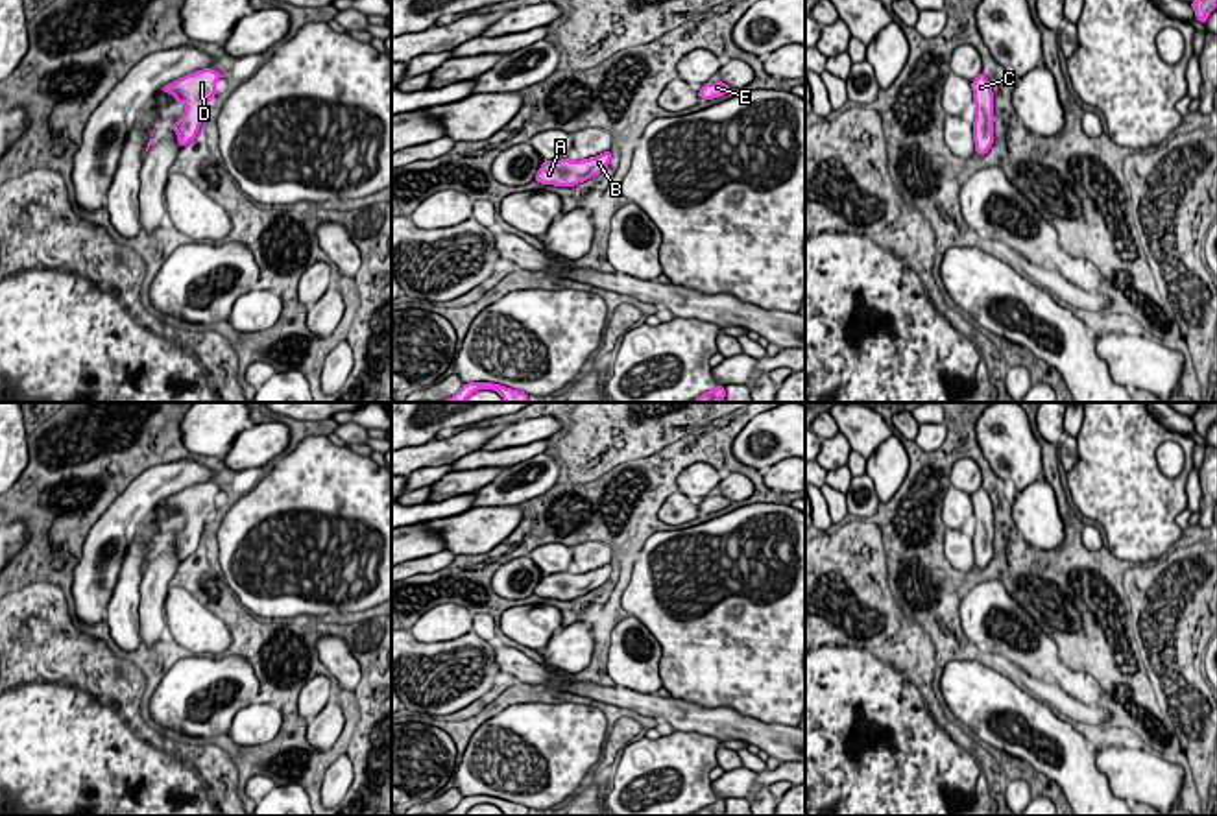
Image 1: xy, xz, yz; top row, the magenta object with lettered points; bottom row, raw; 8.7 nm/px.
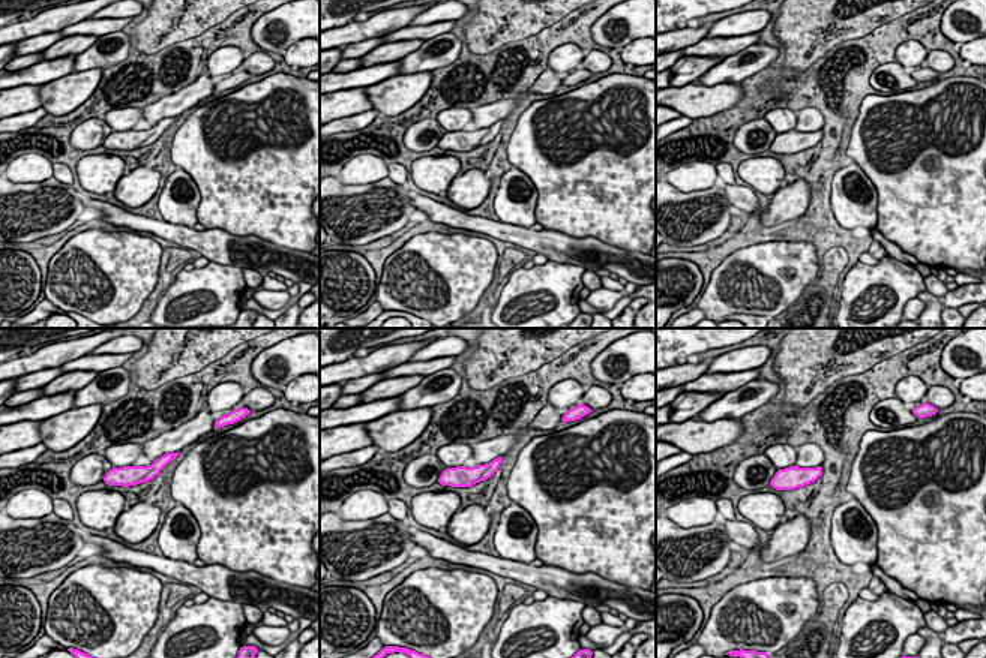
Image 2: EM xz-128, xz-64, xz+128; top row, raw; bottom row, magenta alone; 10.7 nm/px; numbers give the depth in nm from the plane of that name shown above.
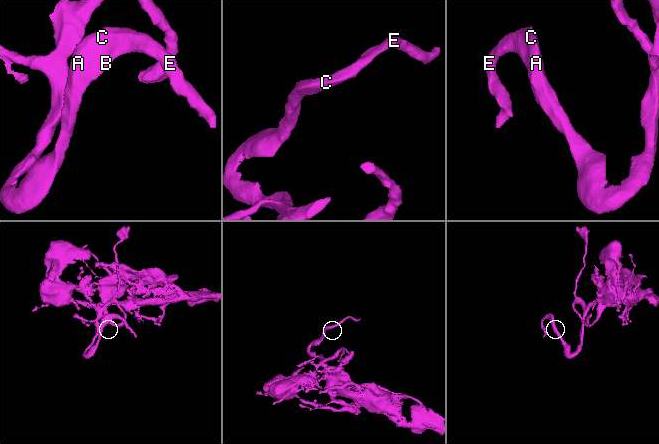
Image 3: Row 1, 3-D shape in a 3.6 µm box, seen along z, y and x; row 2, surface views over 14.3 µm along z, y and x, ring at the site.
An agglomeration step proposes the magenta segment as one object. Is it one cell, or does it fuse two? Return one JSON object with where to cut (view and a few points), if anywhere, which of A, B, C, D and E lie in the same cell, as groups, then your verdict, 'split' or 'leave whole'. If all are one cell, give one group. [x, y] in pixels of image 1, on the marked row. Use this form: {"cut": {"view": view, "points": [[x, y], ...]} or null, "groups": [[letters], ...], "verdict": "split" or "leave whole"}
{"cut": null, "groups": [["A", "B", "C", "D", "E"]], "verdict": "leave whole"}

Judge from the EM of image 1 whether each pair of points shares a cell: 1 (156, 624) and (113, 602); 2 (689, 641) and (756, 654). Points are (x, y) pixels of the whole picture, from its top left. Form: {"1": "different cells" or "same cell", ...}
{"1": "different cells", "2": "same cell"}

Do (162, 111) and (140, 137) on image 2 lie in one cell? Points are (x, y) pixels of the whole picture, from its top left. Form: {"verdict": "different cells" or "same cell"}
{"verdict": "same cell"}

